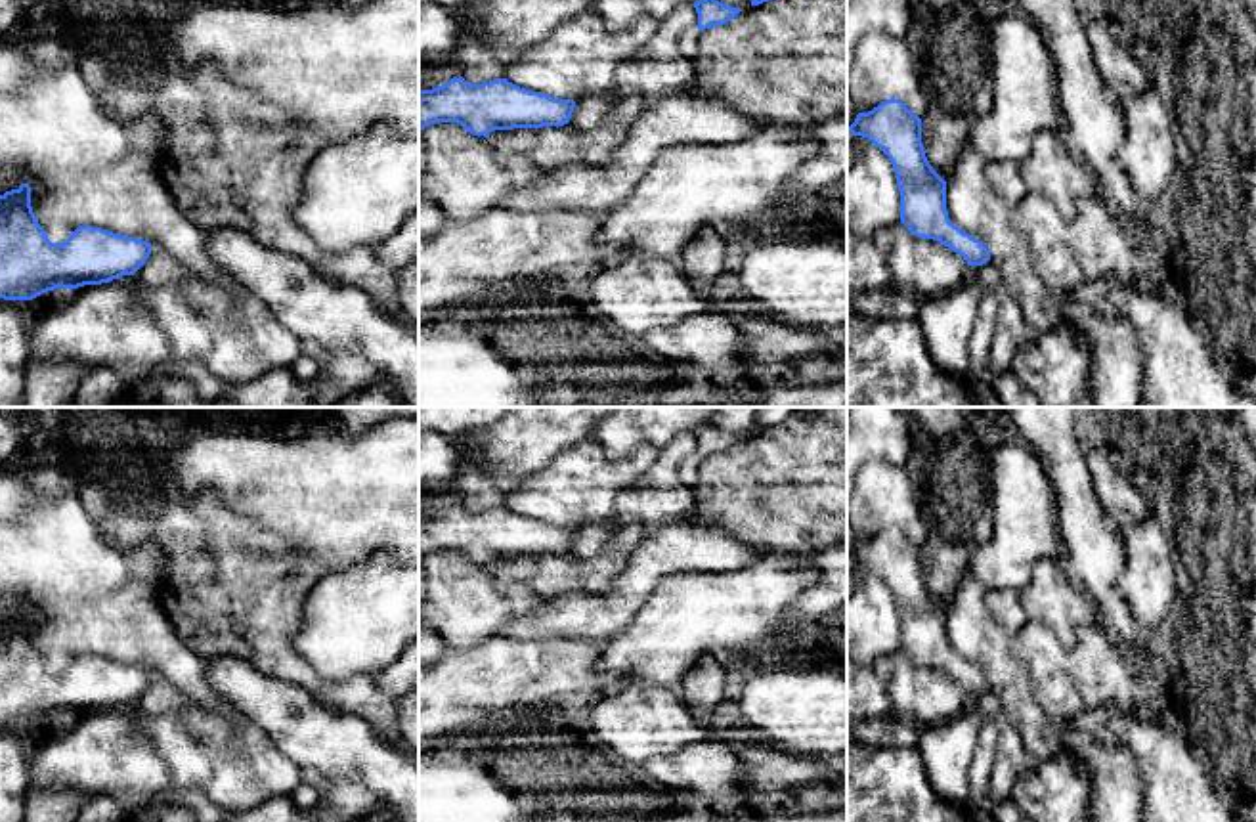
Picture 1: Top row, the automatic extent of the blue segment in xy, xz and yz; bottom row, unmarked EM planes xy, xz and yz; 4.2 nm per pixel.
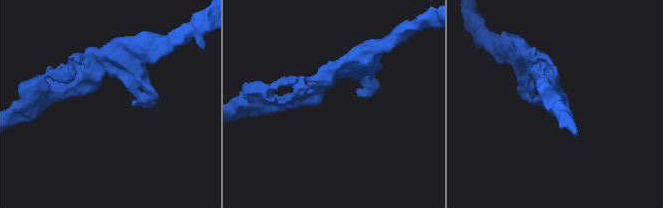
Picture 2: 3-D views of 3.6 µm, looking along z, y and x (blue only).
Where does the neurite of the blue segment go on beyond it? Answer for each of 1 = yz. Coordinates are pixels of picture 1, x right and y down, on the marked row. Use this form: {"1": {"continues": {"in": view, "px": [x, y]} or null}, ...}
{"1": {"continues": null}}

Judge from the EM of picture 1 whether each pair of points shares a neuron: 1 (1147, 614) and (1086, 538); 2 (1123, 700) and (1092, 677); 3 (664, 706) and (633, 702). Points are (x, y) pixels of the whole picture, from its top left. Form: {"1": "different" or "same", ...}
{"1": "different", "2": "same", "3": "same"}

